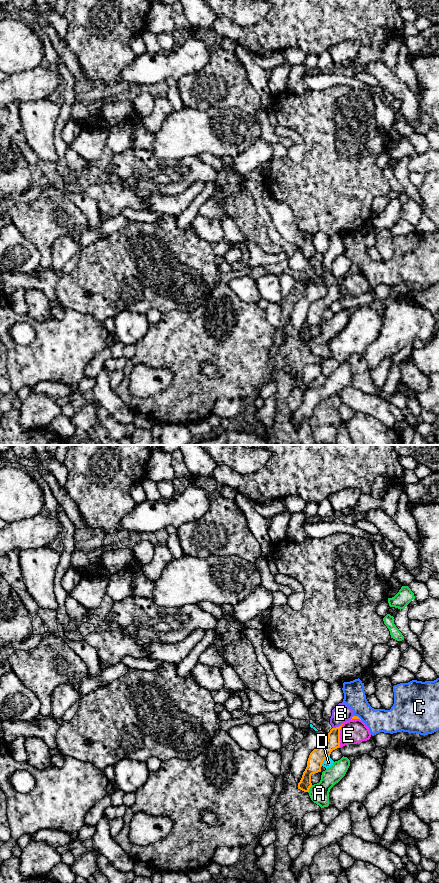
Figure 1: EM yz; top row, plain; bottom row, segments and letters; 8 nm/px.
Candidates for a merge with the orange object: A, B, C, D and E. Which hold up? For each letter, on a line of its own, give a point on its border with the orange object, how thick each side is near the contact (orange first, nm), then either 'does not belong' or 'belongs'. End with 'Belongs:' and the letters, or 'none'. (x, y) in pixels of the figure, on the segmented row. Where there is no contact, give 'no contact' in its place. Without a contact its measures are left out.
A: yz (309, 788) | 120/160 nm | does not belong
B: yz (337, 727) | 110/150 nm | does not belong
C: yz (357, 716) | 30/190 nm | does not belong
D: yz (324, 759) | 120/80 nm | does not belong
E: yz (339, 736) | 120/200 nm | does not belong
Belongs: none

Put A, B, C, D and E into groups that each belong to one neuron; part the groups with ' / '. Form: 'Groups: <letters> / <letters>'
Groups: A / B / C D / E

